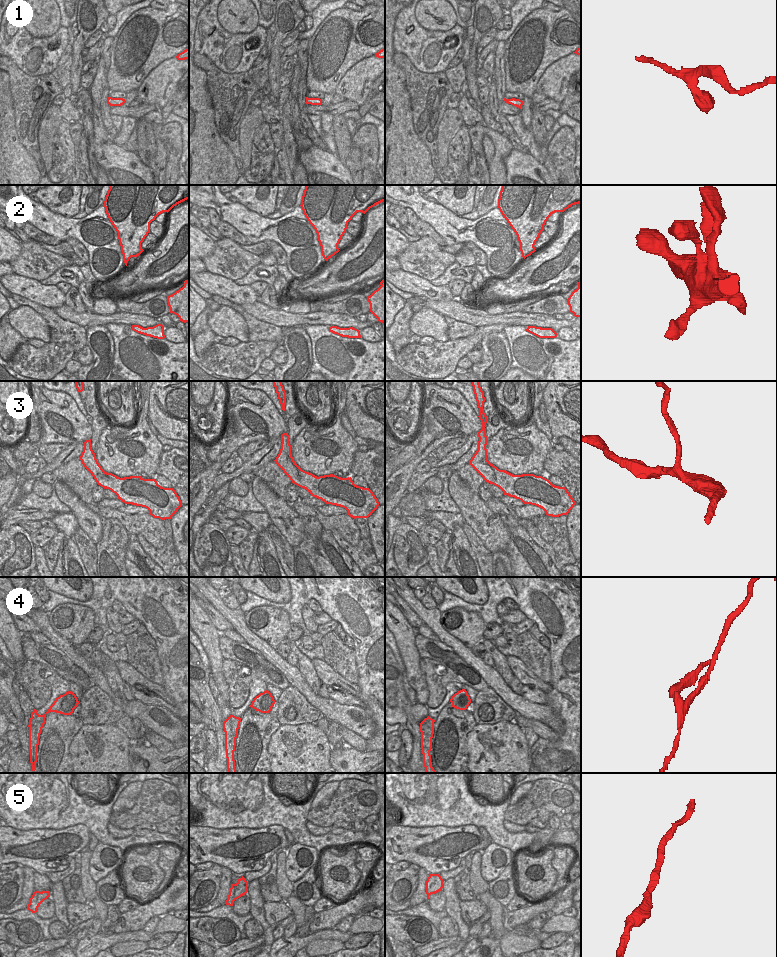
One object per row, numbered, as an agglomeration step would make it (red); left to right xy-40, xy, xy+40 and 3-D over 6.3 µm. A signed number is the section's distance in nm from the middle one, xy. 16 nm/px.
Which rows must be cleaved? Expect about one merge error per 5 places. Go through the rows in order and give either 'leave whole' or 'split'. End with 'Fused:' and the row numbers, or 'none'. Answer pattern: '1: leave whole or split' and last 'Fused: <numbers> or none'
1: leave whole
2: leave whole
3: leave whole
4: split
5: leave whole
Fused: 4

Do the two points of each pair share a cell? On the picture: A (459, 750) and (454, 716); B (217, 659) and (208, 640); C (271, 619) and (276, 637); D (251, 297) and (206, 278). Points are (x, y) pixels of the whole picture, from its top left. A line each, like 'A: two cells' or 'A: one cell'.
A: one cell
B: one cell
C: one cell
D: one cell

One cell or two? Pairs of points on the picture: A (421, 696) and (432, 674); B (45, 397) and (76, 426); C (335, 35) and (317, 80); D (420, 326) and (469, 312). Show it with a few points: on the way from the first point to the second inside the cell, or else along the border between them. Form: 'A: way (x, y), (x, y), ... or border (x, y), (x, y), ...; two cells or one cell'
A: border (419, 663), (428, 691), (426, 704); two cells
B: way (53, 403), (68, 418); one cell
C: way (335, 46), (325, 69); one cell
D: border (423, 305), (443, 316); two cells

